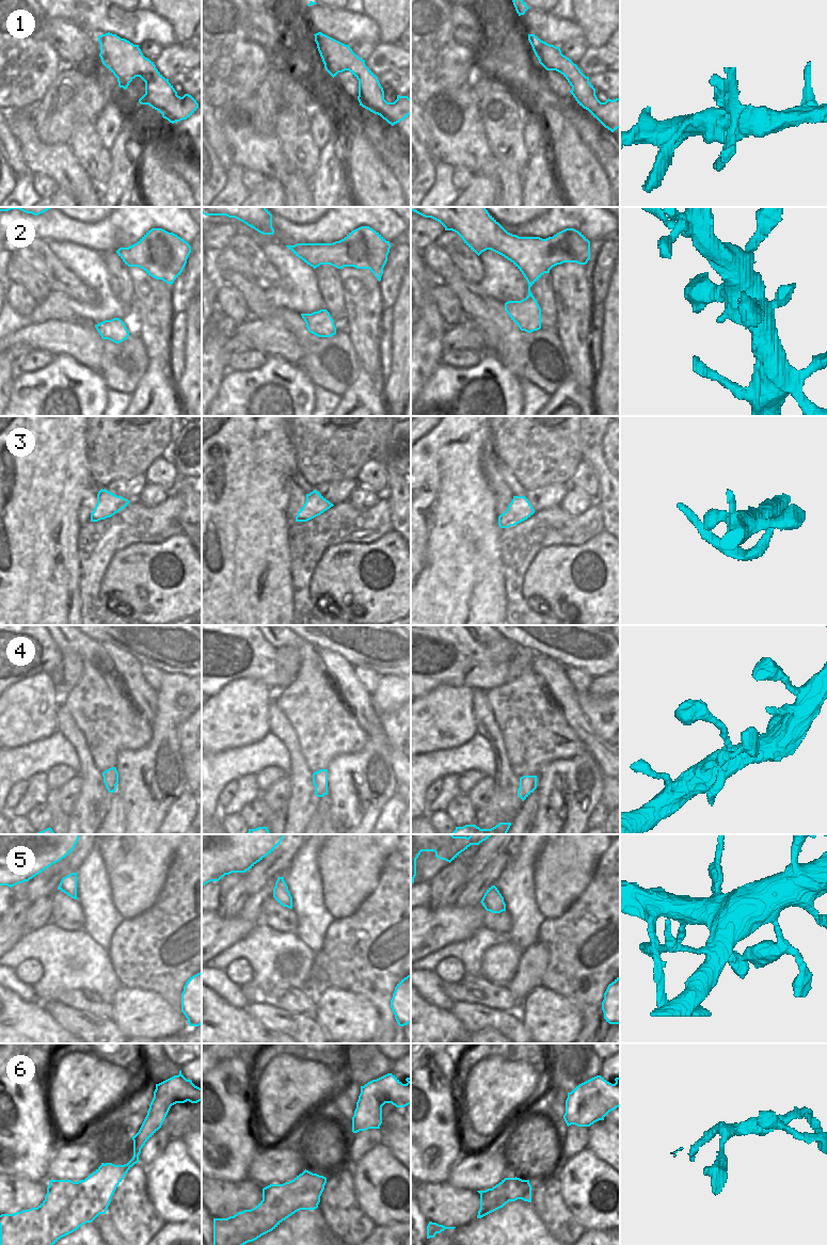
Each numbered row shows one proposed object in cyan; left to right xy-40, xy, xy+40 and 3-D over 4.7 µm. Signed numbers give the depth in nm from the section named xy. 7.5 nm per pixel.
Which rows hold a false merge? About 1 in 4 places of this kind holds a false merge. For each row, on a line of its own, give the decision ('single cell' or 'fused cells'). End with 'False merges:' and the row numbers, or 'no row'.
1: fused cells
2: single cell
3: single cell
4: single cell
5: single cell
6: single cell
False merges: 1

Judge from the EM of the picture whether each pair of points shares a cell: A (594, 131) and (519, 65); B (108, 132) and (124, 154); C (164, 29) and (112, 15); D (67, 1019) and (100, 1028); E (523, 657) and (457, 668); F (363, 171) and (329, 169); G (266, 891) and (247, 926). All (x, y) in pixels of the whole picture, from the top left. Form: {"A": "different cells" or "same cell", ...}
{"A": "same cell", "B": "different cells", "C": "same cell", "D": "same cell", "E": "same cell", "F": "different cells", "G": "different cells"}

